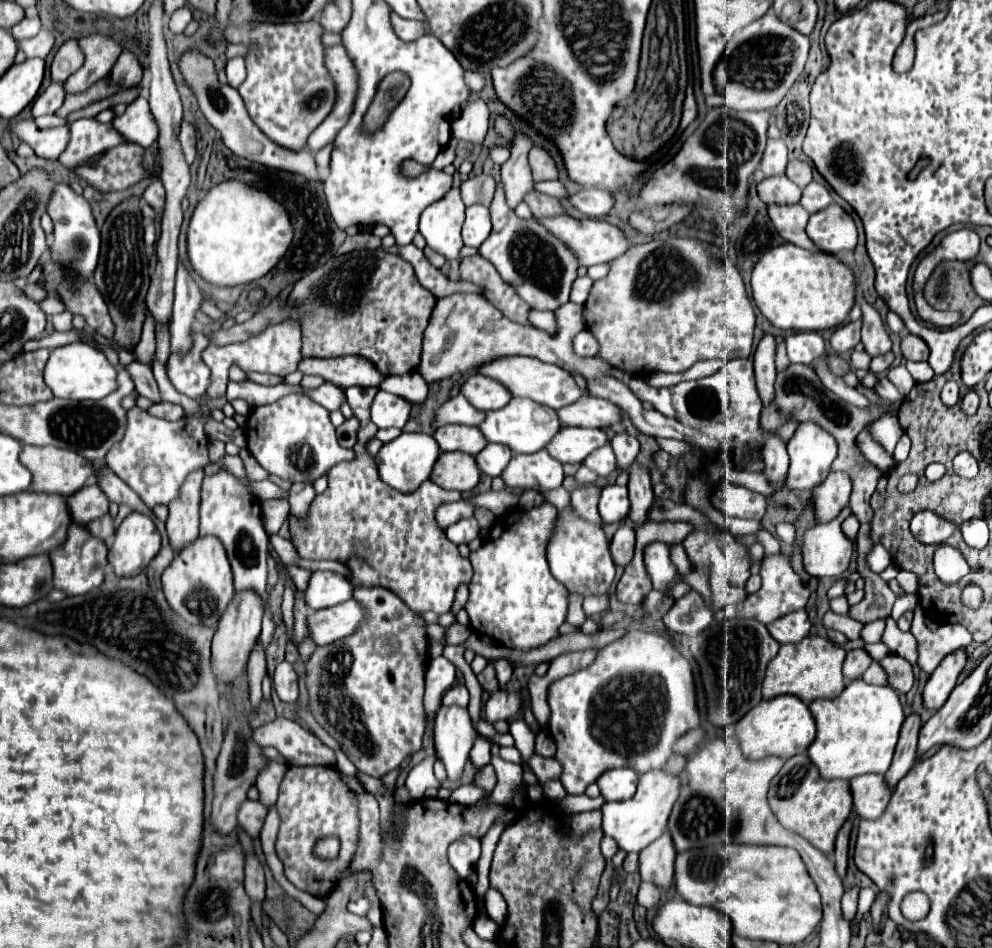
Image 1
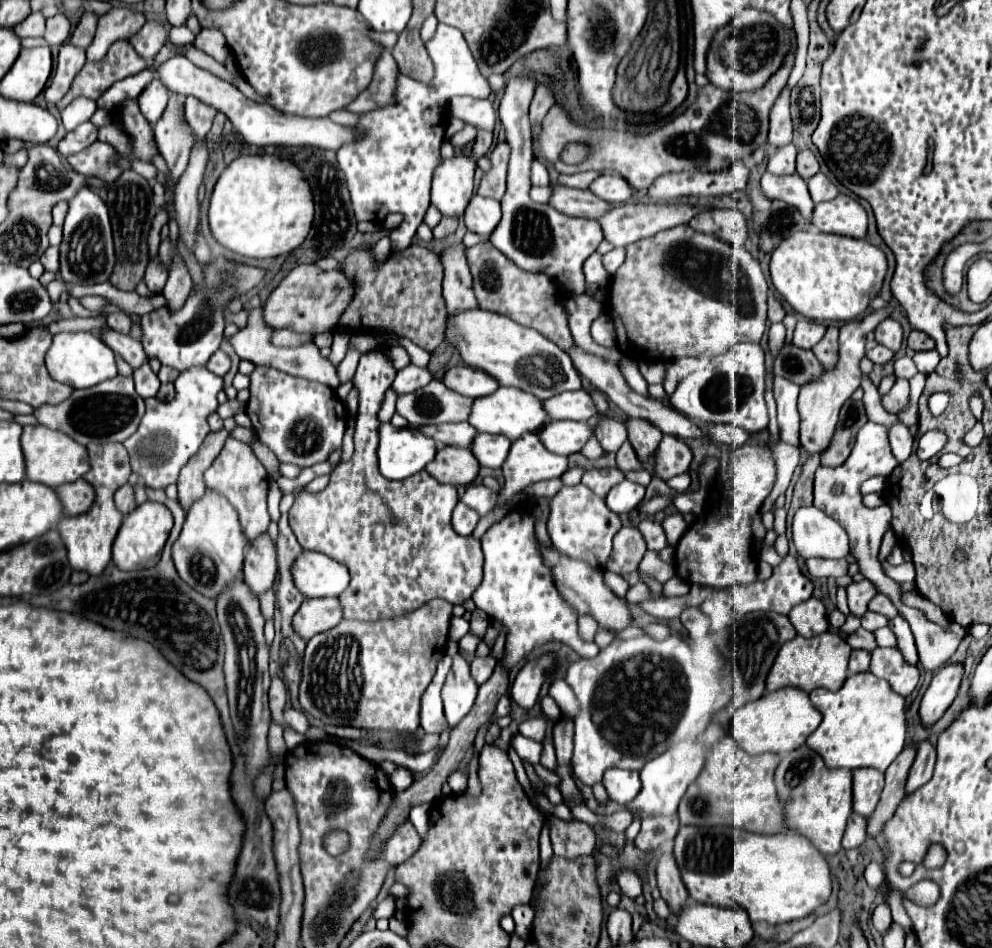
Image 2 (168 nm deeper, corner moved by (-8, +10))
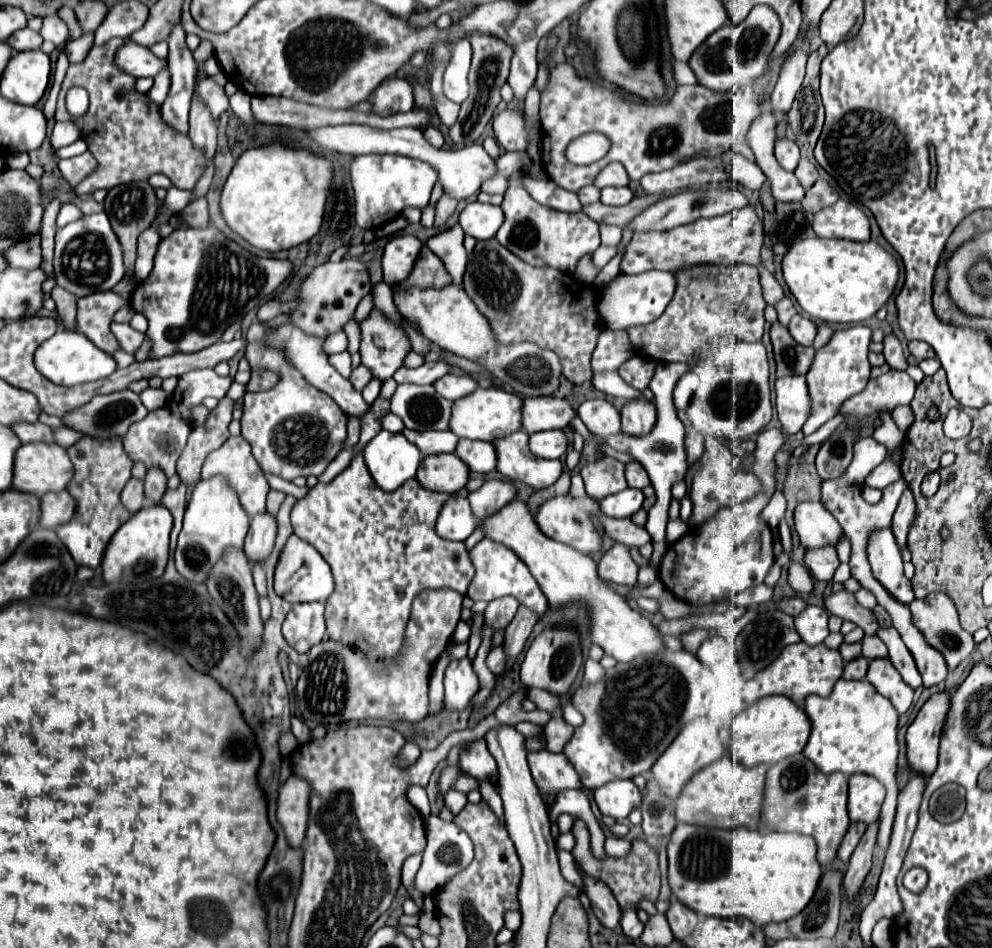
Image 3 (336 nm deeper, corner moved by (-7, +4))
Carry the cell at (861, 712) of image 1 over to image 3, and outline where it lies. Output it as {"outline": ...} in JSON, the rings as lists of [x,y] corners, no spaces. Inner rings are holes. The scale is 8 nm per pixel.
{"outline":[[[839,680],[833,692],[827,698],[821,696],[807,696],[805,712],[811,720],[811,736],[803,750],[803,754],[825,774],[841,772],[845,776],[851,774],[869,774],[881,780],[887,788],[887,806],[883,806],[879,816],[879,846],[887,848],[891,826],[895,818],[897,806],[897,720],[899,714],[895,712],[893,704],[883,698],[867,680]]]}

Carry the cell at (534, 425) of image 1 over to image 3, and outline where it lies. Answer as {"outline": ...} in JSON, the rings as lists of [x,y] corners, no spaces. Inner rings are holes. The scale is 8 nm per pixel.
{"outline":[[[477,388],[471,396],[453,402],[449,430],[459,438],[469,440],[497,440],[521,430],[521,406],[523,400],[517,394],[505,392],[503,388]]]}

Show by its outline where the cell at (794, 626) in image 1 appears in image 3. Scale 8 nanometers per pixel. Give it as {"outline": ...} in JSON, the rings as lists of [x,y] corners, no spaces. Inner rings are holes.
{"outline":[[[807,606],[795,618],[795,628],[797,628],[803,642],[807,642],[809,646],[815,646],[815,644],[821,644],[829,636],[827,620],[829,620],[829,616],[827,616],[825,608]]]}

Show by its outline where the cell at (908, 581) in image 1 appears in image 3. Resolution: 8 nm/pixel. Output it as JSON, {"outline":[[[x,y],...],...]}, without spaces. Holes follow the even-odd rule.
{"outline":[[[891,528],[875,530],[871,534],[867,542],[867,558],[873,568],[873,576],[897,602],[911,604],[911,600],[915,600],[911,580],[907,580],[903,574],[901,550]]]}

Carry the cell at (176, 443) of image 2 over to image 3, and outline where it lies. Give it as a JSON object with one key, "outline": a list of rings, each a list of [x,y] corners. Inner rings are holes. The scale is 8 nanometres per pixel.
{"outline":[[[211,368],[183,374],[179,378],[179,384],[177,384],[175,392],[171,394],[169,406],[149,412],[149,416],[135,422],[129,428],[127,436],[123,436],[123,446],[125,446],[125,452],[129,454],[129,458],[133,462],[143,462],[147,468],[159,466],[167,474],[167,478],[171,478],[175,474],[177,458],[179,458],[181,450],[185,448],[189,432],[191,432],[191,408],[201,404],[203,398],[207,398],[207,396],[223,398],[227,394],[231,382],[233,380],[229,376],[219,376]]]}

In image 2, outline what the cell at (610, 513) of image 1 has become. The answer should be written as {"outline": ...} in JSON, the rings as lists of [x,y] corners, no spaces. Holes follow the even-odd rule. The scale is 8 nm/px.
{"outline":[[[622,480],[608,492],[606,506],[616,514],[626,514],[634,510],[642,502],[642,498],[644,498],[644,486],[630,480]]]}

